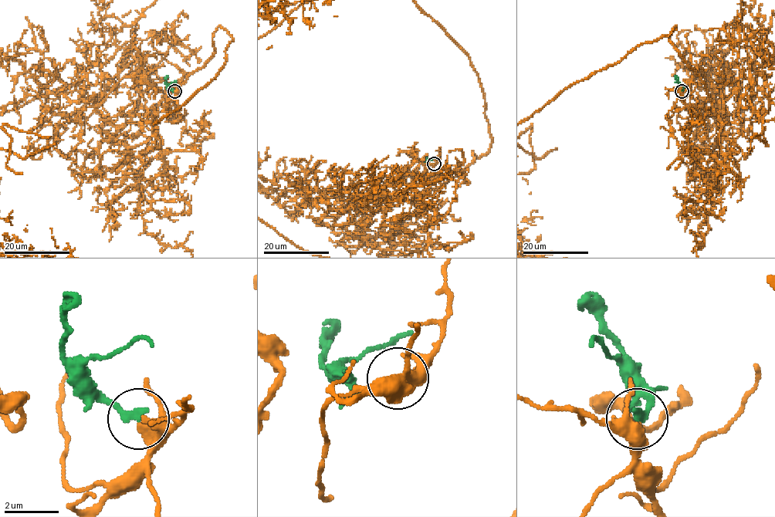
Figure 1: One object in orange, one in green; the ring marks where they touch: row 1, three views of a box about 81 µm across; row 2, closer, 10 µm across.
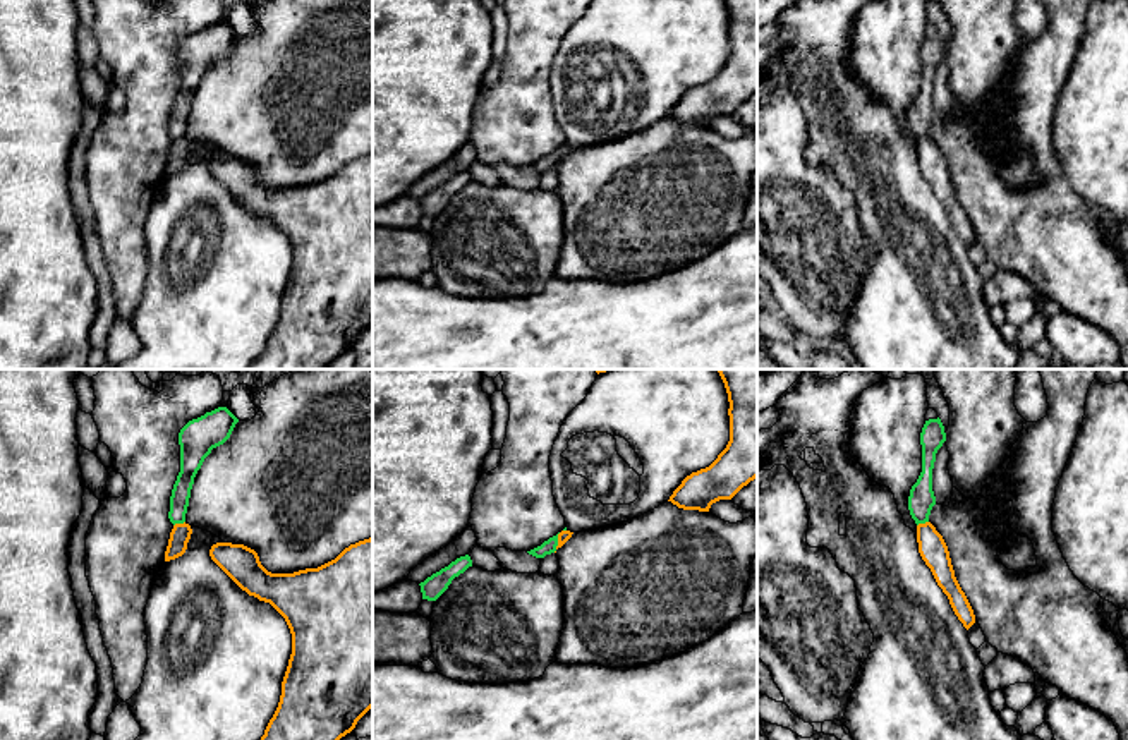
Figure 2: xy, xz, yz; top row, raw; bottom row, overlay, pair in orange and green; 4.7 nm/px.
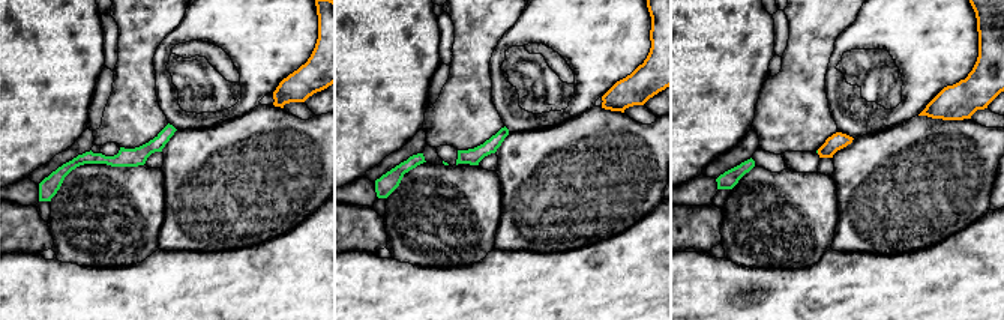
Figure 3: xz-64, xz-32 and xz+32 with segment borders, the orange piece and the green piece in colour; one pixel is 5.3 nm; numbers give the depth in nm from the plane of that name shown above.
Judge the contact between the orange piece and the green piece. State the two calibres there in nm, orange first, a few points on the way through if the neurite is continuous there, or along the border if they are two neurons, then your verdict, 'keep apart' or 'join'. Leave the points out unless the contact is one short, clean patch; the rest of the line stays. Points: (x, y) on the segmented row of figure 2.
90/90 nm | along xy (184, 521), (174, 526) | keep apart

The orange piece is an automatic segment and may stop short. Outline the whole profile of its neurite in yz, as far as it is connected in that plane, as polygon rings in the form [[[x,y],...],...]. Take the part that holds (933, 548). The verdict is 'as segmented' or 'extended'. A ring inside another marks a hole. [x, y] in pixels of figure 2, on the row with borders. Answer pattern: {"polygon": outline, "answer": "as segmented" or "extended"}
{"polygon": [[[931,522],[919,524],[917,543],[922,560],[931,568],[937,585],[948,596],[955,615],[968,630],[975,623],[975,615],[955,577],[949,551],[943,536],[936,531],[936,527]]], "answer": "as segmented"}

